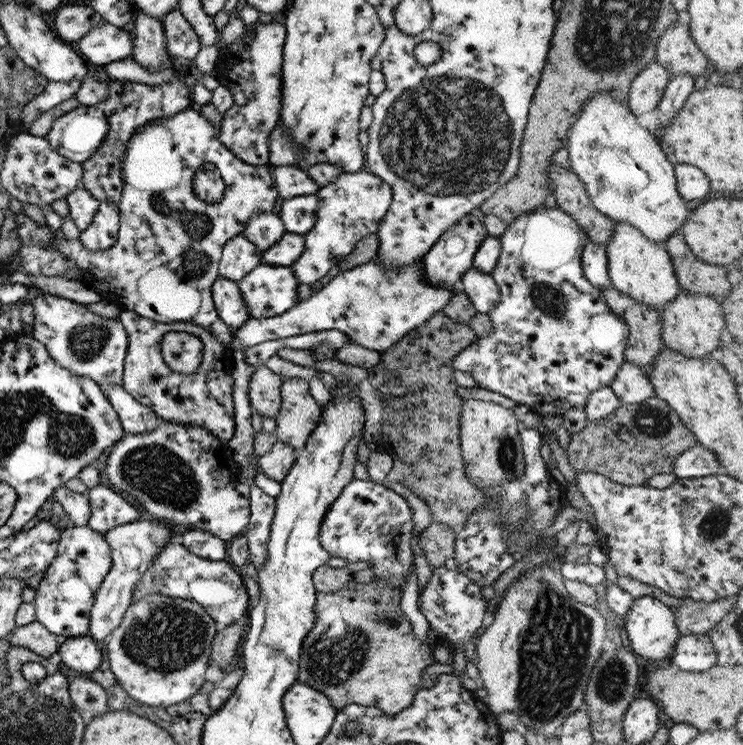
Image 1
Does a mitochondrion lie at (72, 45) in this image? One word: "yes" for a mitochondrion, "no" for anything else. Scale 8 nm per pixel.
no

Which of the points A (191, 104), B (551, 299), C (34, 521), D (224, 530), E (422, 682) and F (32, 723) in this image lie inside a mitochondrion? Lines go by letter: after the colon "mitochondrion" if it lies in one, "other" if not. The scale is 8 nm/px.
A: other
B: mitochondrion
C: other
D: other
E: other
F: mitochondrion

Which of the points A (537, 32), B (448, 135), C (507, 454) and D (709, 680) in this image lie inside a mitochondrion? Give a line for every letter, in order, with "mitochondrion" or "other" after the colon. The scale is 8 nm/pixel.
A: other
B: mitochondrion
C: mitochondrion
D: other

